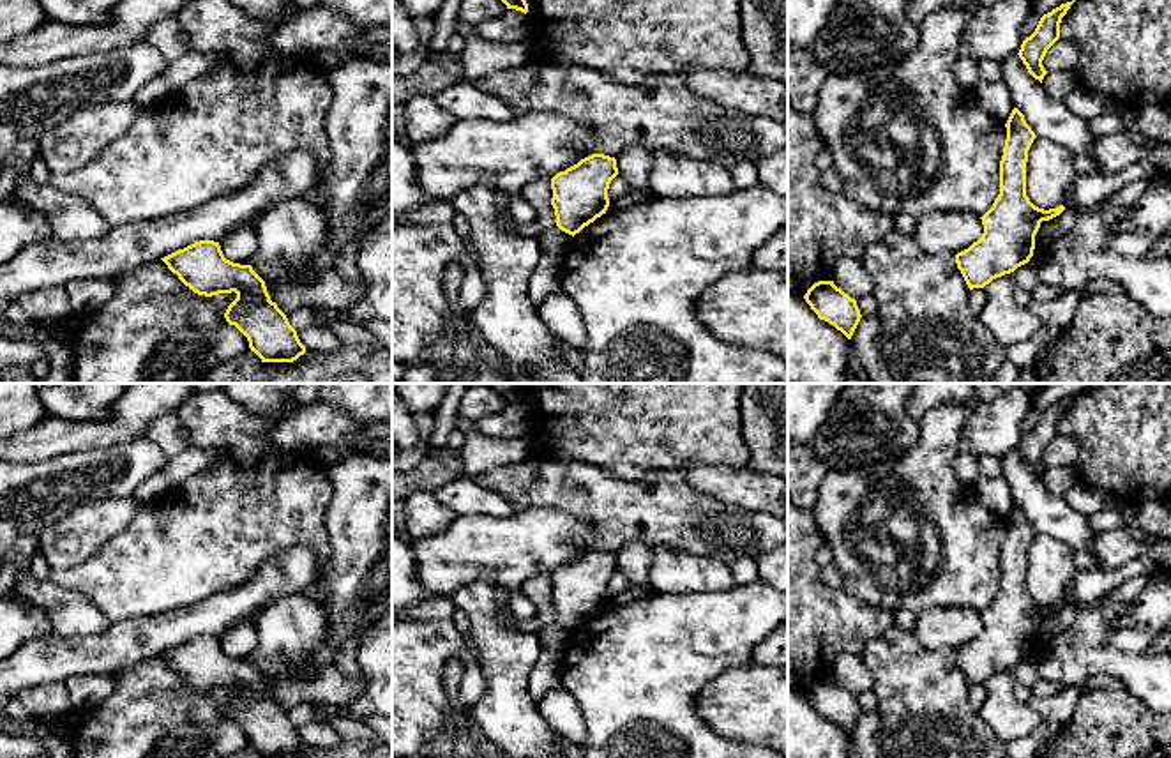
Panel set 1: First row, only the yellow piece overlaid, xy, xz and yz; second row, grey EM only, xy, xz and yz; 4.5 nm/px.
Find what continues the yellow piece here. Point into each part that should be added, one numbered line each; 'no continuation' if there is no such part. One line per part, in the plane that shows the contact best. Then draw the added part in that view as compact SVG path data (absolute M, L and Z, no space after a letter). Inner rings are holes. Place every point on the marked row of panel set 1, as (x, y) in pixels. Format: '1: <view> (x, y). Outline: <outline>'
no continuation

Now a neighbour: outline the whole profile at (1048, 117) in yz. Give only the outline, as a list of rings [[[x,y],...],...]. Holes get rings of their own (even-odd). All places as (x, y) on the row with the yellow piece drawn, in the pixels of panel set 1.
[[[1019,55],[1001,62],[1001,81],[1035,136],[1047,138],[1069,148],[1074,155],[1092,157],[1095,136],[1088,120],[1076,117],[1060,99],[1051,97],[1035,80]]]

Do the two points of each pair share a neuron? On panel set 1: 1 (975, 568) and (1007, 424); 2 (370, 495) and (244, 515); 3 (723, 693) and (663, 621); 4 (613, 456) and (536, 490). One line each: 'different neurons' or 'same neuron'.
1: different neurons
2: different neurons
3: different neurons
4: different neurons

